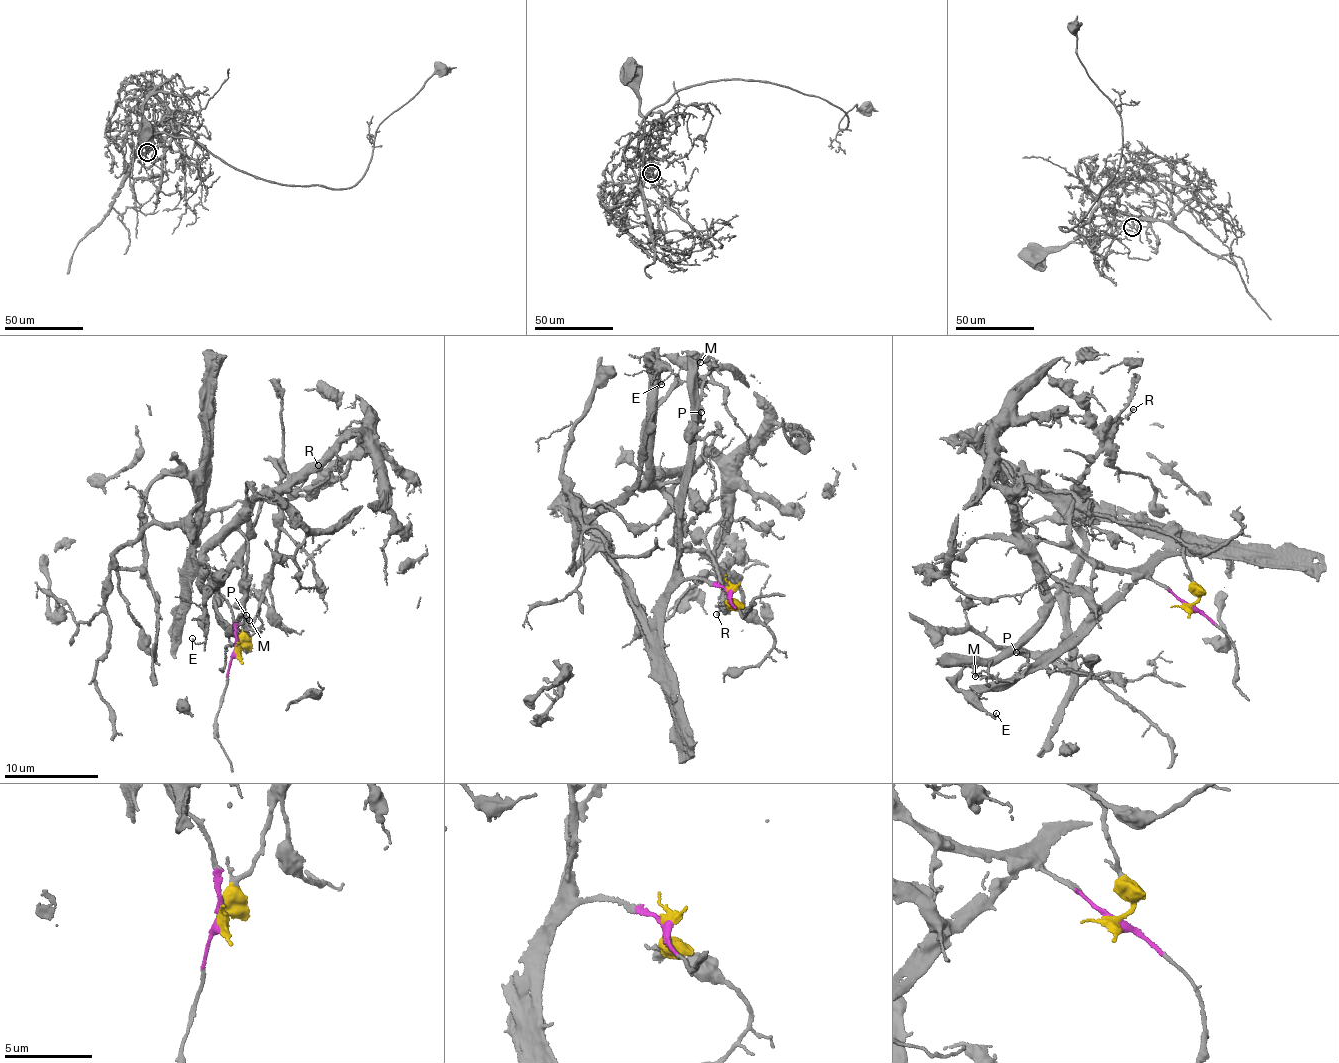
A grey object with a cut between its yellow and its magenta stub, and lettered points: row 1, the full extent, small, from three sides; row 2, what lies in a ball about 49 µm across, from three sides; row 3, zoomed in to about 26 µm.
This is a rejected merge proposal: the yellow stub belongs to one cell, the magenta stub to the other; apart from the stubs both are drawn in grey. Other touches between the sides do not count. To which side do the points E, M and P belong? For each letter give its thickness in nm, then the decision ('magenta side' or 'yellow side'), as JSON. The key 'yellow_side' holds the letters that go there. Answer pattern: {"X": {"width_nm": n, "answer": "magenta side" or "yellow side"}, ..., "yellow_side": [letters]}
{"E": {"width_nm": 100, "answer": "yellow side"}, "M": {"width_nm": 140, "answer": "magenta side"}, "P": {"width_nm": 220, "answer": "magenta side"}, "yellow_side": ["E"]}

